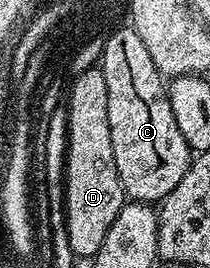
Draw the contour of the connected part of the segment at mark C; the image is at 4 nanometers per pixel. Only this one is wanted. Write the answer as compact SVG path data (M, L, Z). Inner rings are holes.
M121 27L116 28L107 38L103 45L101 68L105 75L105 91L109 91L109 135L113 139L113 159L117 163L117 175L123 184L124 194L131 201L142 201L144 203L162 202L163 198L171 194L173 187L177 187L177 183L181 183L185 171L191 166L193 160L193 150L187 145L185 136L181 135L181 128L177 127L173 111L170 109L168 86L165 84L165 78L153 63L153 59L149 59L149 51L145 51L145 43L141 43L141 35L137 35L135 30L130 27L124 27L124 29L121 29Z

